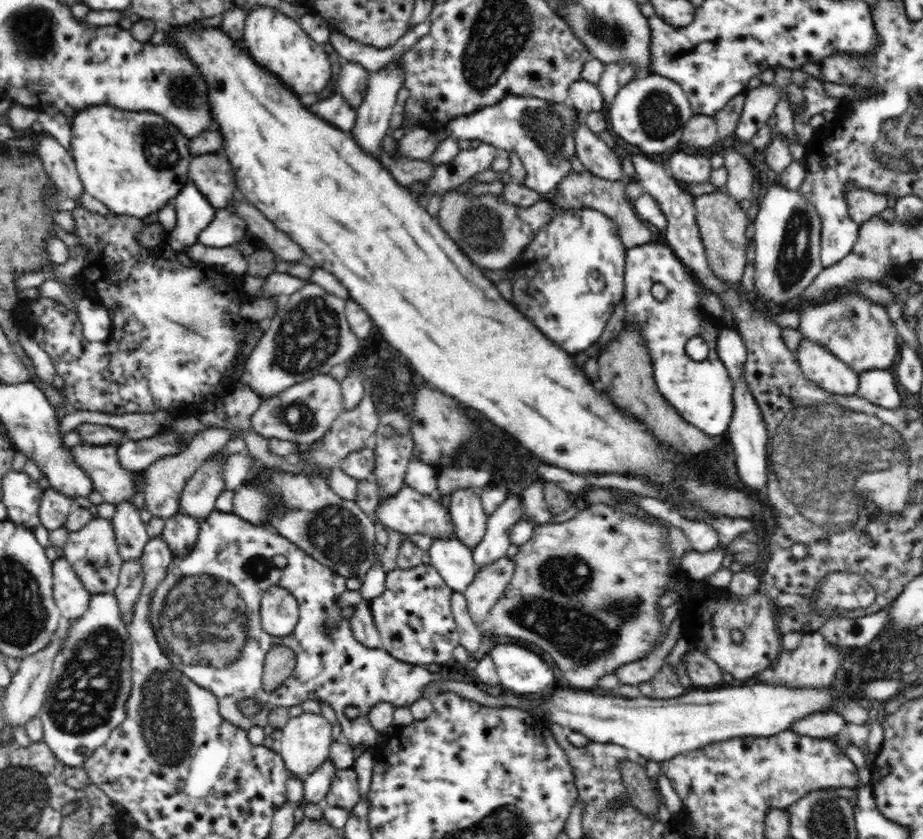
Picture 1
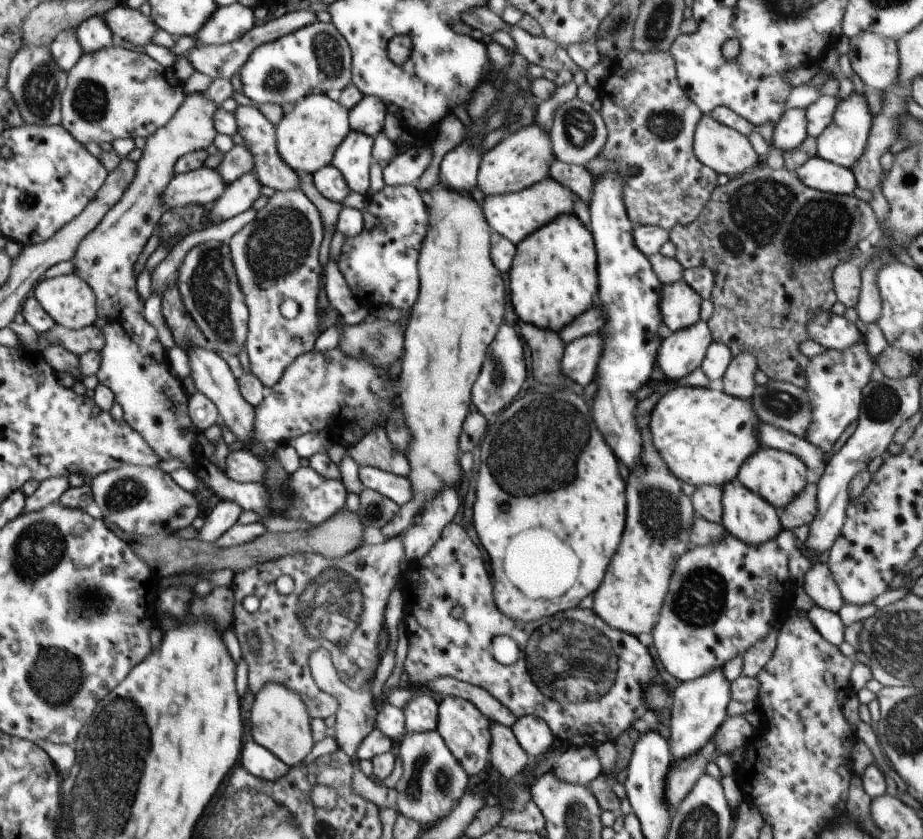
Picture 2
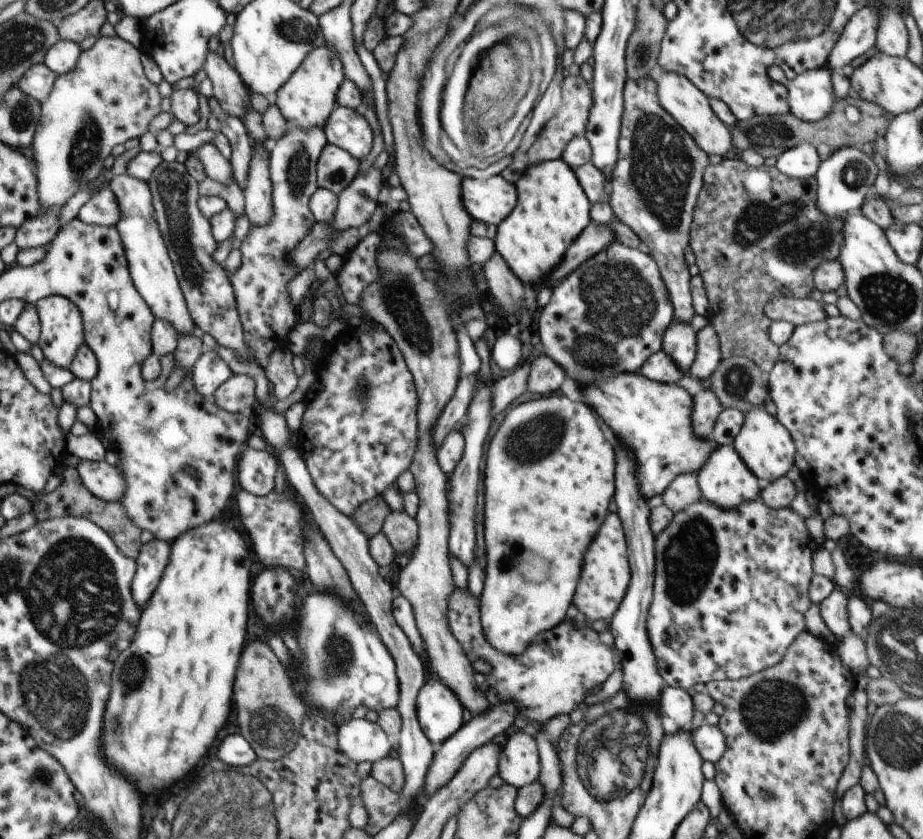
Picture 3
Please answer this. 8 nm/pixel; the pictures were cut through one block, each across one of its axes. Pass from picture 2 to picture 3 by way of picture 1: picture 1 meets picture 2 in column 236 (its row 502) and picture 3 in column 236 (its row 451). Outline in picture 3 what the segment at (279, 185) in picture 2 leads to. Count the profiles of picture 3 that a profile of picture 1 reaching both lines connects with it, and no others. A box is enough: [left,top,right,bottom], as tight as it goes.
[203,52,250,117]

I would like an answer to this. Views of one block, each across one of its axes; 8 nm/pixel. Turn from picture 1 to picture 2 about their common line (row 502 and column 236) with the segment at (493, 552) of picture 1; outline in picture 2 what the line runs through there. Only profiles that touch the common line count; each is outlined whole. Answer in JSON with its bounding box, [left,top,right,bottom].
[198,499,245,544]

